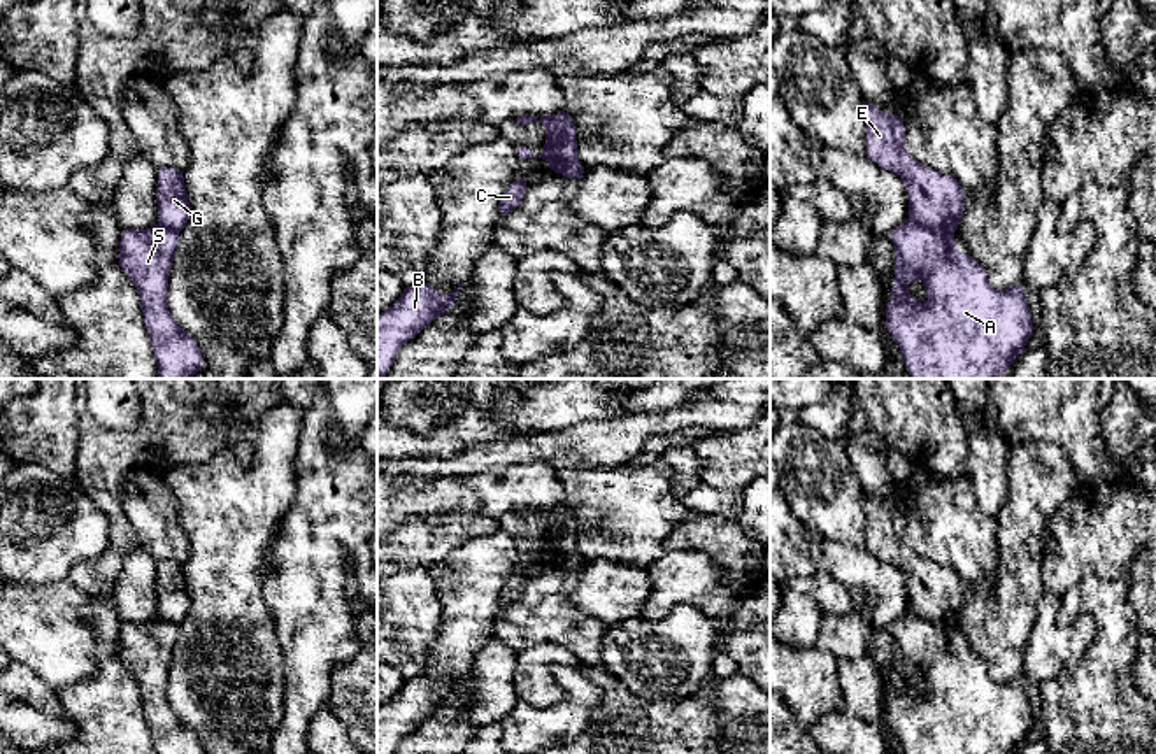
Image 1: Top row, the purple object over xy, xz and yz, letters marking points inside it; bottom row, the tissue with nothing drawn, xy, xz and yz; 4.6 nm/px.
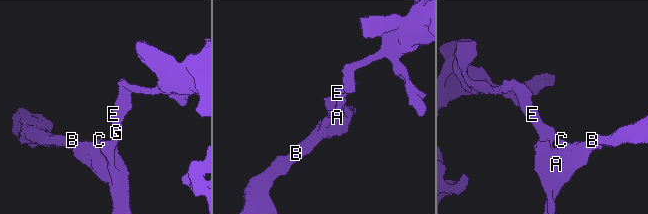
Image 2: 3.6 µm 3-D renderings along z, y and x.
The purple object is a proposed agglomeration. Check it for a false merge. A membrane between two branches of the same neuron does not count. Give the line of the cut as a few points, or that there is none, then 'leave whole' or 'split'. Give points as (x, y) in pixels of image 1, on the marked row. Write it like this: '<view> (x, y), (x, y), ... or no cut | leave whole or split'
yz (909, 218), (928, 227), (944, 228), (953, 235) | split

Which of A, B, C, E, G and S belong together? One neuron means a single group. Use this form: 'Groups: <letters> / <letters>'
Groups: A B C S / E G

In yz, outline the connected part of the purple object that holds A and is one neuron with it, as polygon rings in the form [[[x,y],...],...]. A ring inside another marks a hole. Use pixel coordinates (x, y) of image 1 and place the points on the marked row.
[[[907,219],[889,233],[896,251],[893,298],[886,305],[886,328],[898,344],[910,379],[1000,379],[1033,333],[1031,310],[1023,286],[998,291],[991,286],[984,268],[968,254],[960,253],[954,235]],[[912,281],[921,281],[928,300],[917,302],[909,293]]]

